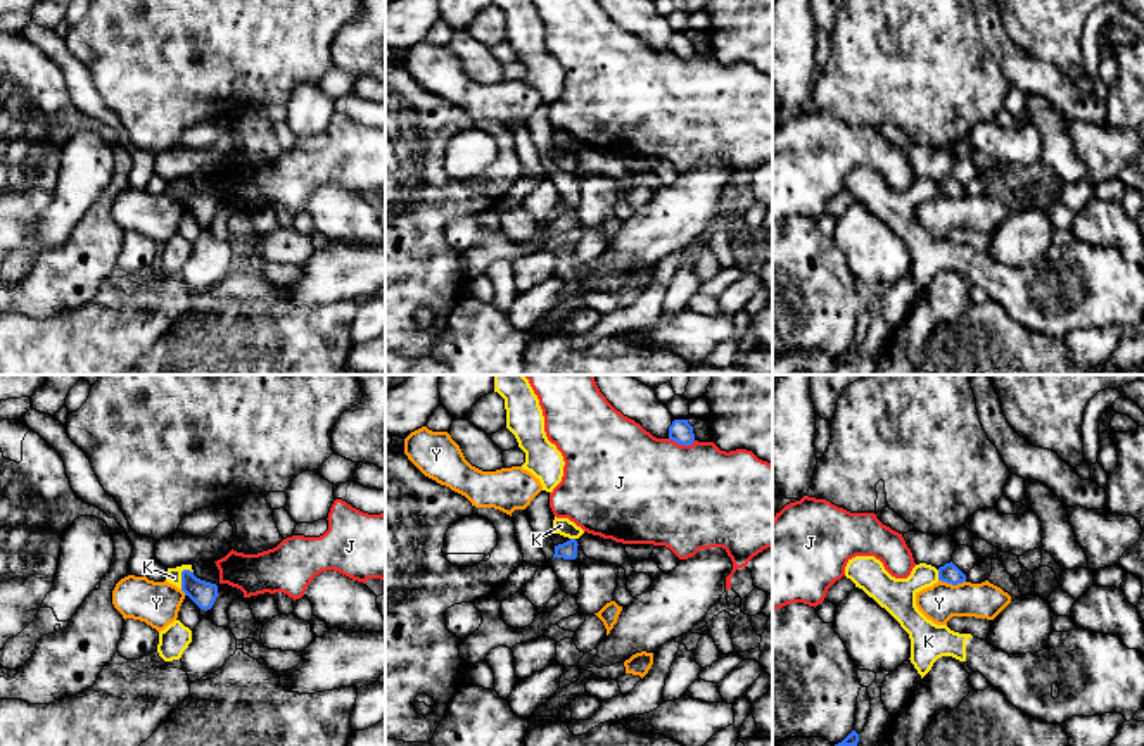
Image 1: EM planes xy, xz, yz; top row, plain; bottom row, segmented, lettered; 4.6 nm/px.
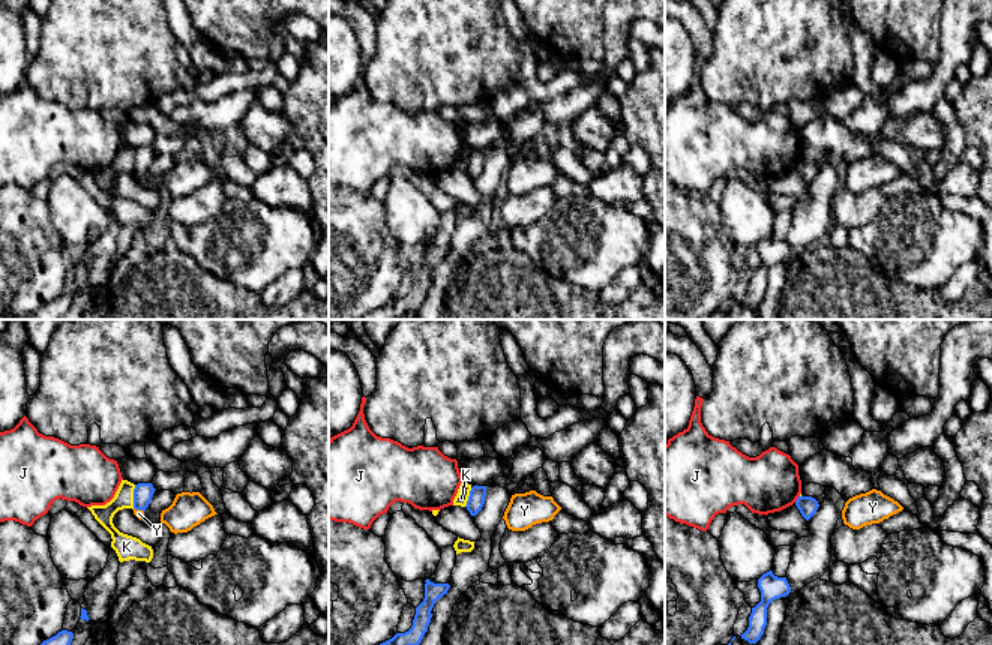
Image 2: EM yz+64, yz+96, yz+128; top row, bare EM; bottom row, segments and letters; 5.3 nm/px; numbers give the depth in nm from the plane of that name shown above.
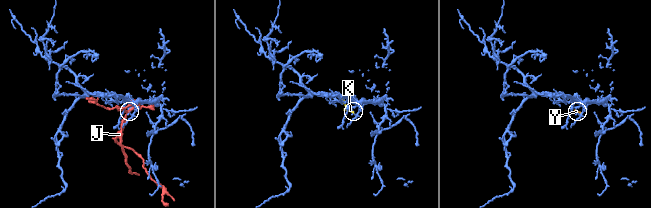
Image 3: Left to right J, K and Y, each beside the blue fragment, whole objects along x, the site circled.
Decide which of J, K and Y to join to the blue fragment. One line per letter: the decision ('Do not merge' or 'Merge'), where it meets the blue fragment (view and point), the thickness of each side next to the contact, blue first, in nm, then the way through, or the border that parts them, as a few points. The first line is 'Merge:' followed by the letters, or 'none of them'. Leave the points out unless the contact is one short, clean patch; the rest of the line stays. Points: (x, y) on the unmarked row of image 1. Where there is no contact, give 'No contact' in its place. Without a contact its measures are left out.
Merge: none of them
J: Do not merge. Touches blue at xz (683, 57). Thickness 110 nm (blue) against 500 nm
K: Do not merge. Touches blue at xy (182, 189). Thickness 120 nm (blue) against 70 nm. Boundary: xy (192, 183), (182, 185), (180, 201)
Y: Do not merge. Touches blue at yz (953, 197). Thickness 90 nm (blue) against 180 nm. Boundary: yz (939, 192), (949, 197), (965, 195)

